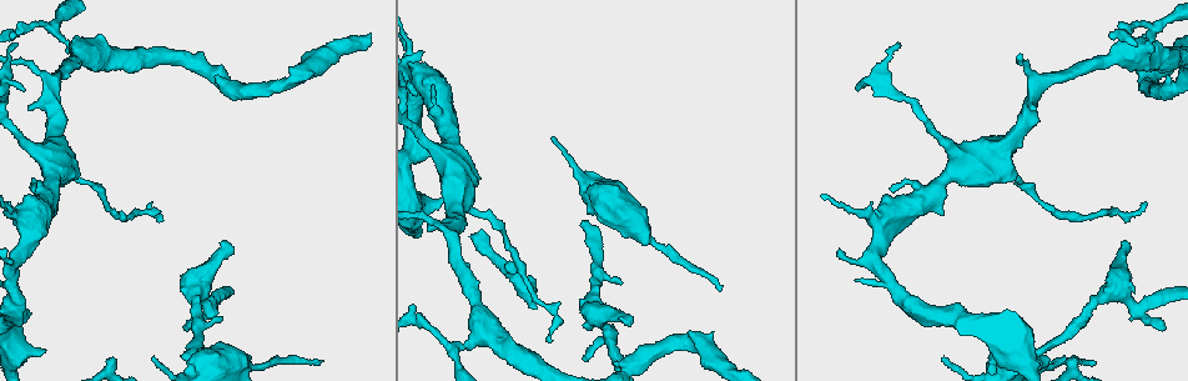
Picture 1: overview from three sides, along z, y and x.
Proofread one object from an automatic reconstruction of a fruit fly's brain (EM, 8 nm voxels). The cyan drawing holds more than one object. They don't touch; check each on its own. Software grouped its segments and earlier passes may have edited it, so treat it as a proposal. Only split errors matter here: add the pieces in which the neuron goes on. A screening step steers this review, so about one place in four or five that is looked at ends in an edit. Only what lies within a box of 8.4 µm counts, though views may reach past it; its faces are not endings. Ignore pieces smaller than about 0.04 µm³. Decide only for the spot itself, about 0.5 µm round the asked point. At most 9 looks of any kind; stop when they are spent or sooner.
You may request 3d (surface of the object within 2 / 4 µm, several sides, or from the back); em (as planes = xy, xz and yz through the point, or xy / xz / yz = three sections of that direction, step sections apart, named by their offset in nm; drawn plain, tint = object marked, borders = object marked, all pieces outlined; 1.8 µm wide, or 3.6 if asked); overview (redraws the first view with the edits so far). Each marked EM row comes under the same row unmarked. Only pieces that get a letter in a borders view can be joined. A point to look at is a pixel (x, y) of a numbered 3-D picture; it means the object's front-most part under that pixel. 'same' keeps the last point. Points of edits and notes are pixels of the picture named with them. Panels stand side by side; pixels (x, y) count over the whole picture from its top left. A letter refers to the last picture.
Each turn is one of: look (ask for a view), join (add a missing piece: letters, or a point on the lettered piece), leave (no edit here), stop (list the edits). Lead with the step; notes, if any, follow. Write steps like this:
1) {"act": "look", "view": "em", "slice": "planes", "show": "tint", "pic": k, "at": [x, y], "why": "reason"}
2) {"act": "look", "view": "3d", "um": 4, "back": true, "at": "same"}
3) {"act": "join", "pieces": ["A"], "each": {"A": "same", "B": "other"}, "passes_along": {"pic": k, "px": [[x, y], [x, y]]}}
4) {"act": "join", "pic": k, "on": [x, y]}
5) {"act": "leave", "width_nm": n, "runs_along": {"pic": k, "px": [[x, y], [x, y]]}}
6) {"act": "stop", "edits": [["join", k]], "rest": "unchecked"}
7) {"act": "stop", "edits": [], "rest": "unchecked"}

{"act": "look", "view": "em", "slice": "xy", "step": 16, "show": "tint", "pic": 1, "at": [187, 330], "why": "free end"}

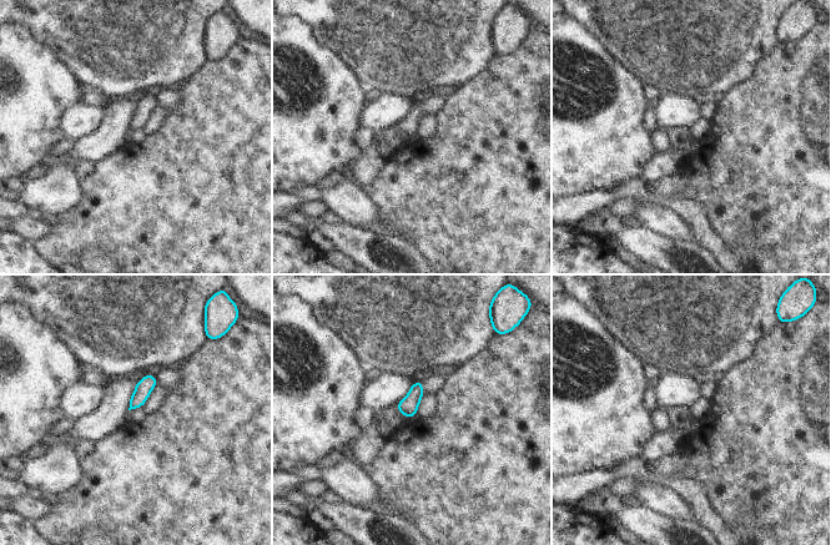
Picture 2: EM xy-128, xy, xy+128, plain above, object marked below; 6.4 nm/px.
{"act": "look", "view": "em", "slice": "planes", "show": "tint", "at": "same"}

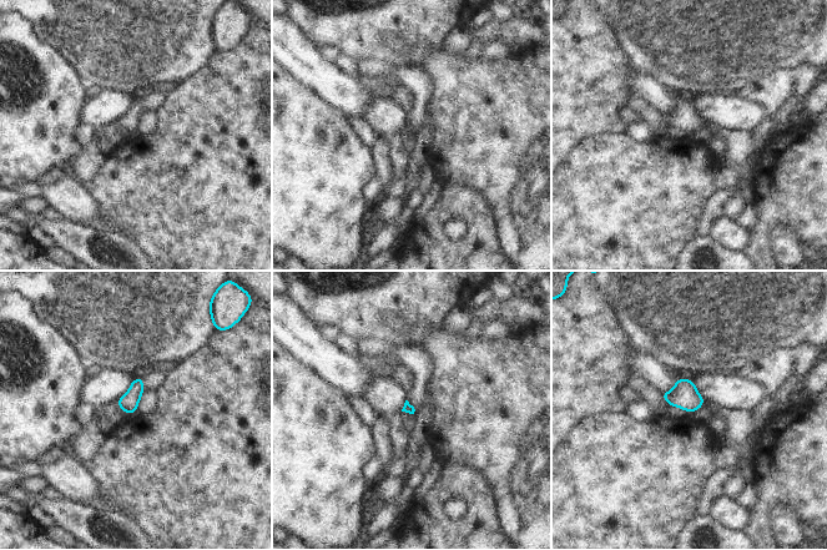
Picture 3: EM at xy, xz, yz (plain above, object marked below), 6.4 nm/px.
{"act": "look", "view": "em", "slice": "planes", "show": "borders", "at": "same", "why": "see the neighbours"}

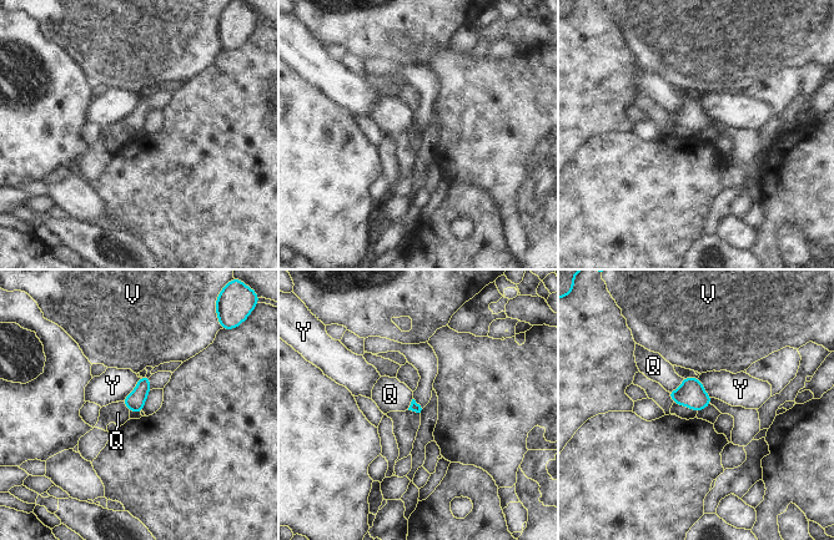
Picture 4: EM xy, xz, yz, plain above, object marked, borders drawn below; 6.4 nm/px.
{"act": "leave", "each": {"Q": "other", "V": "other", "Y": "other"}, "border": {"pic": 4, "px": [[683, 378], [676, 389], [668, 392]]}, "found": "none of them fits"}

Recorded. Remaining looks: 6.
{"act": "look", "view": "3d", "um": 2, "pic": 1, "at": [225, 242], "why": "an open end"}

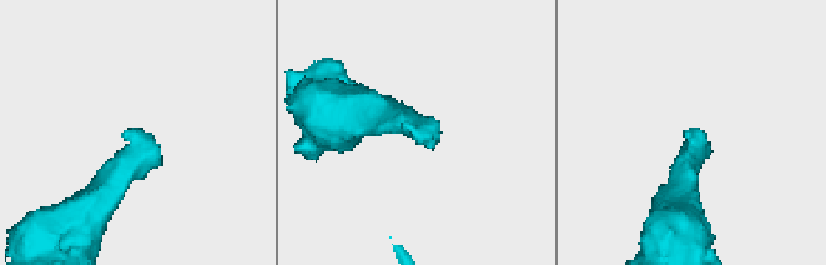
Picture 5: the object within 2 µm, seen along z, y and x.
{"act": "look", "view": "em", "slice": "planes", "show": "borders", "pic": 5, "at": [416, 135]}

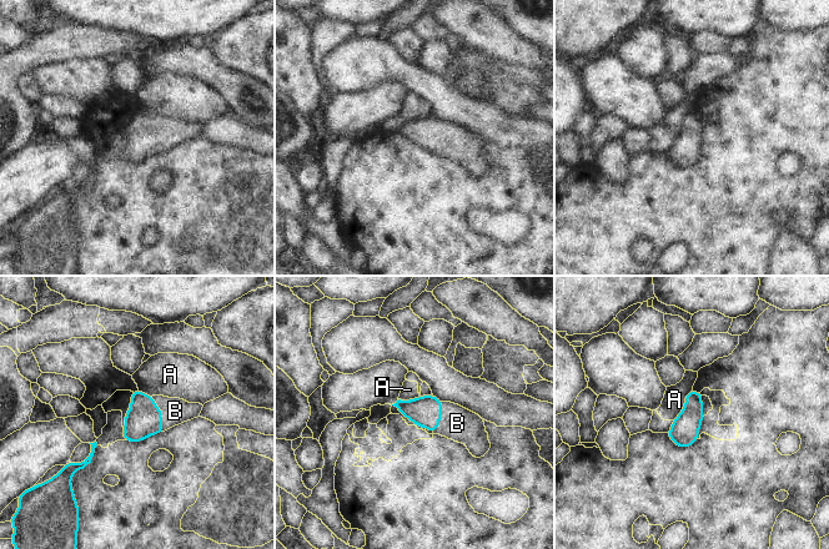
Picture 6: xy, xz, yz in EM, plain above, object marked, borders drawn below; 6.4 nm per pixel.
{"act": "join", "pieces": ["B"], "each": {"A": "other", "B": "same"}, "found": "the neuron continues"}

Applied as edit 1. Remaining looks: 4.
{"act": "look", "view": "3d", "um": 4, "back": true, "pic": 1, "at": [584, 220], "why": "free end"}

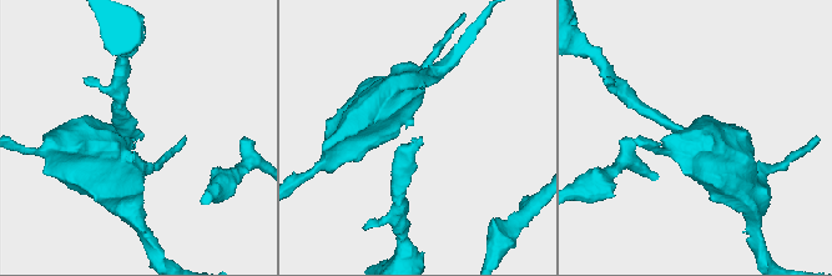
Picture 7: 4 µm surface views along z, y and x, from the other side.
{"act": "look", "view": "em", "slice": "planes", "show": "borders", "pic": 7, "at": [419, 138], "why": "need the tissue"}

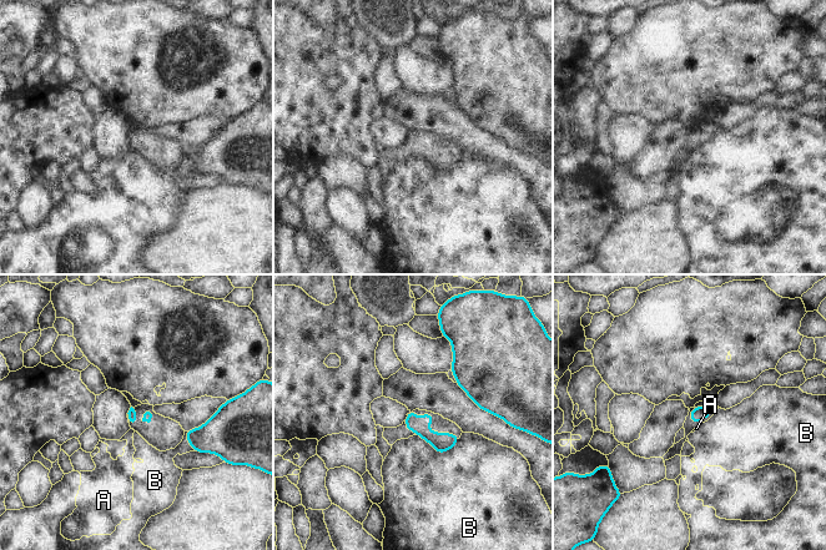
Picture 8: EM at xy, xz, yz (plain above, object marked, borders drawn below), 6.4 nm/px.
{"act": "leave", "each": {"A": "other", "B": "other"}, "border": {"pic": 8, "px": [[418, 434], [438, 453], [459, 438]]}, "found": "none of them fits"}

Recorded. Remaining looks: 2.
{"act": "look", "view": "em", "slice": "planes", "show": "tint", "pic": 1, "at": [319, 361], "why": "free end"}

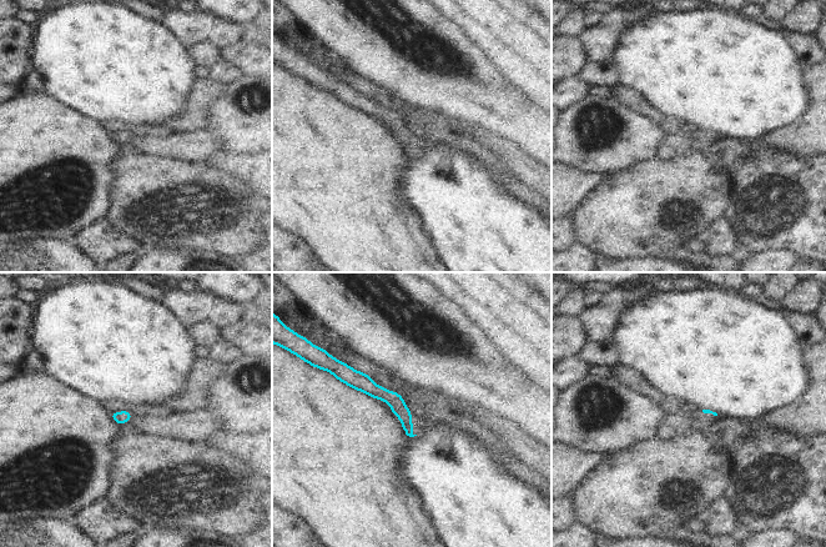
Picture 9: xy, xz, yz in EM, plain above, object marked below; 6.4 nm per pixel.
{"act": "look", "view": "em", "slice": "planes", "show": "borders", "at": "same", "why": "see the neighbours"}

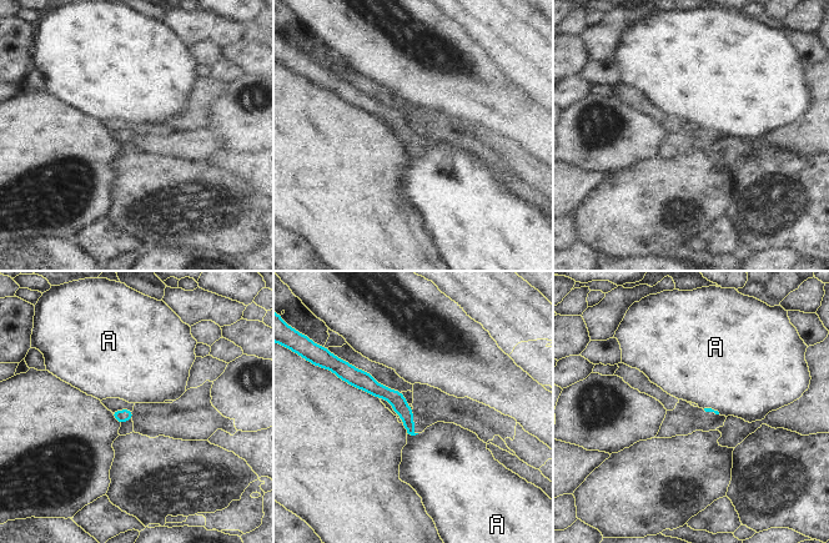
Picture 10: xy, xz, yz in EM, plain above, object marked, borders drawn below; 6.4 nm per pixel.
{"act": "leave", "each": {"A": "other"}, "runs_along": {"pic": 10, "px": [[350, 372], [387, 393], [411, 431]]}, "found": "none of them fits"}

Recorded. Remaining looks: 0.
{"act": "stop", "edits": [["join", 6]], "rest": "unchecked"}

